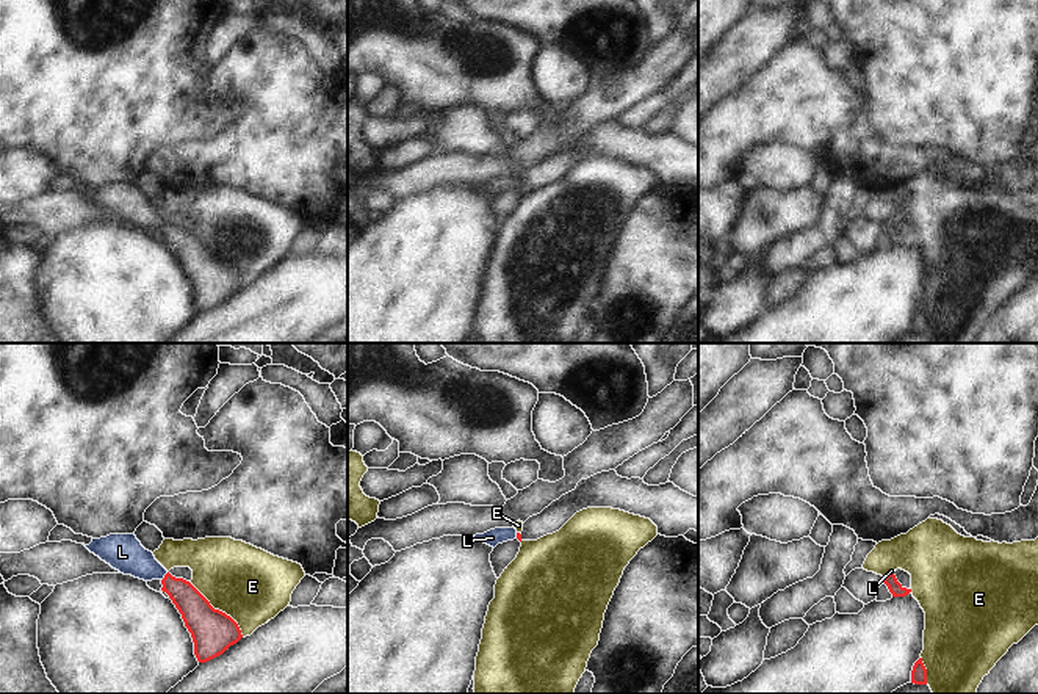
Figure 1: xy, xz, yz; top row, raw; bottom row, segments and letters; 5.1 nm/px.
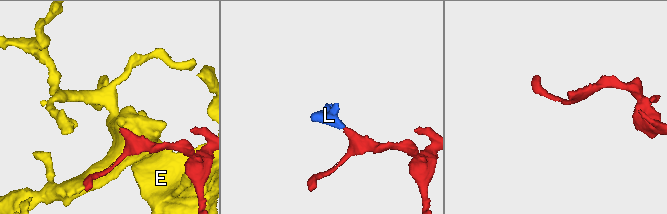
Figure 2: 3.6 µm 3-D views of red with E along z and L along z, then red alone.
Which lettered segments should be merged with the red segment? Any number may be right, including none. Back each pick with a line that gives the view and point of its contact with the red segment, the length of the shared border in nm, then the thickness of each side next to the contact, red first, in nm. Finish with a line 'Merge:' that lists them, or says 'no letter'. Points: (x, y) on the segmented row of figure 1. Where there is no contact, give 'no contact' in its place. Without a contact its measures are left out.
L: meets red in xy at (165, 577); contact 60 nm long; 160 nm thick on the red side, 190 nm on the other
Merge: L

